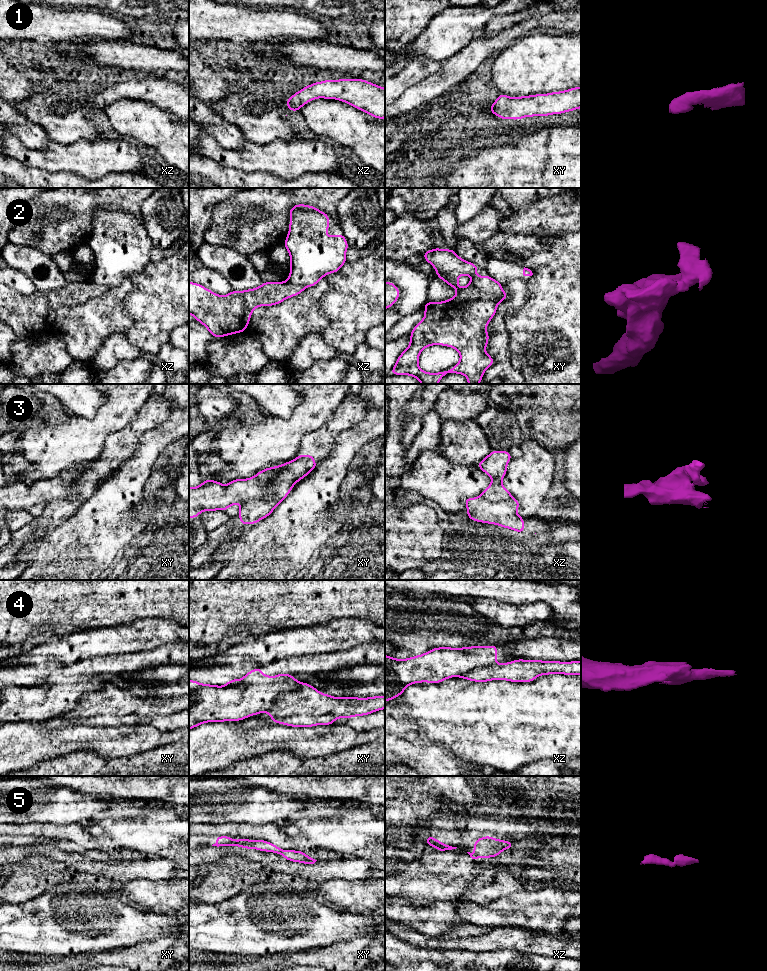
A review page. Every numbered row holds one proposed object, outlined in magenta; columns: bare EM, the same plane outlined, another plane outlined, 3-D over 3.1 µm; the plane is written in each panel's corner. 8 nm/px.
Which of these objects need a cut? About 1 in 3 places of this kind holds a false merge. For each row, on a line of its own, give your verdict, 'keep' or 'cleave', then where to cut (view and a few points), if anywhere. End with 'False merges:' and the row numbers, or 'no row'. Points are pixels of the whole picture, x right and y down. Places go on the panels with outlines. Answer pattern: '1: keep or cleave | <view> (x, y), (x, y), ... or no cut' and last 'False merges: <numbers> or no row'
1: keep | no cut
2: cleave | xz (287, 280), (304, 287)
3: cleave | xy (288, 462), (272, 482), (270, 495), (242, 505)
4: cleave | xy (301, 683), (295, 691), (282, 694), (267, 711)
5: keep | no cut
False merges: 2, 3, 4

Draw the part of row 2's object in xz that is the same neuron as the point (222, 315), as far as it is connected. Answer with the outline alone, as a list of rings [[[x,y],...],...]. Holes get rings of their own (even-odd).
[[[286,280],[263,282],[257,288],[221,296],[189,282],[189,314],[203,324],[212,337],[225,337],[245,332],[255,308],[280,304],[304,290],[305,287]]]

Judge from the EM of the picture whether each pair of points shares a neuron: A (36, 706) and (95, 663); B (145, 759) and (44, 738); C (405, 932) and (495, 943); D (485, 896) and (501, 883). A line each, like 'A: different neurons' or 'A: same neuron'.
A: same neuron
B: different neurons
C: same neuron
D: same neuron

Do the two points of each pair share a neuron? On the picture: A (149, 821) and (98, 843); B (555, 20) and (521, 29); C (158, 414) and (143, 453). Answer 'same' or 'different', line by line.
A: different
B: same
C: different

